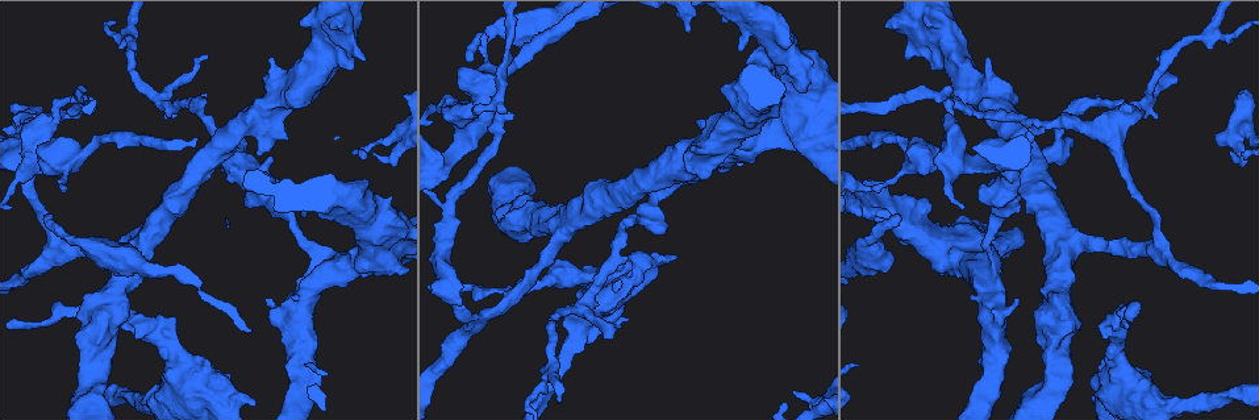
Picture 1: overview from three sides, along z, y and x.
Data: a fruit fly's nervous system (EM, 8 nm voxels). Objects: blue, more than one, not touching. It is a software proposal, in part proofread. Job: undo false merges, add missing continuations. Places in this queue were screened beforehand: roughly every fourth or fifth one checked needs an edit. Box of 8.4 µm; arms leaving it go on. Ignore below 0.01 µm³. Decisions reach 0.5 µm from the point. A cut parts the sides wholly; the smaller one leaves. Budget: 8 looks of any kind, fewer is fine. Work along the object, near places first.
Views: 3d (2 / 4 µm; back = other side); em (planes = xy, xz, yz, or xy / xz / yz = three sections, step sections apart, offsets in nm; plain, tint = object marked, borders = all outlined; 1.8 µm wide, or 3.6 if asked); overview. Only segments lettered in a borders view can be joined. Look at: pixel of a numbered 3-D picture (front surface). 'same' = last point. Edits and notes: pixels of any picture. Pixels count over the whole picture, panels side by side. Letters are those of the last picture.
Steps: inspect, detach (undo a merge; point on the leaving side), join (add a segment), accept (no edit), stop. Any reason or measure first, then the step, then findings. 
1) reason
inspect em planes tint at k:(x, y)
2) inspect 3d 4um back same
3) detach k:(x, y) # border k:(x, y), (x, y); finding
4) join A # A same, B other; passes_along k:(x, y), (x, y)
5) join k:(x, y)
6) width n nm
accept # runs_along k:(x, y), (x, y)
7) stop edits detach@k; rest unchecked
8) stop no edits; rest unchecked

sudden change in width
inspect em planes borders at 1:(1116, 328)

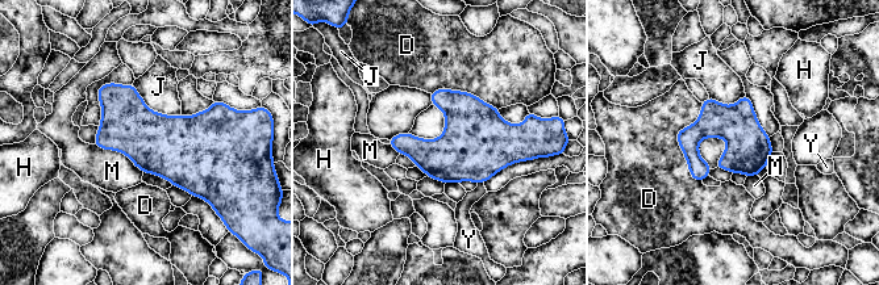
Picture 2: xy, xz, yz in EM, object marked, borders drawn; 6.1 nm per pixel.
accept # D other, H other, J other, M other, Y other; border 2:(95, 143), (121, 151), (142, 172); one neuron here

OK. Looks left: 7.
arms part here
inspect em planes tint at 1:(754, 141)

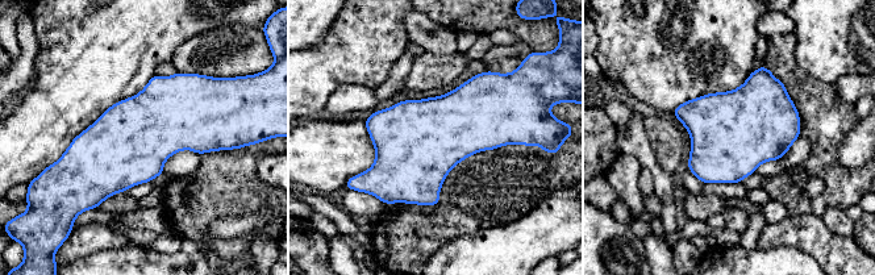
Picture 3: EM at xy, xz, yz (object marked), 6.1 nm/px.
see the neighbours
inspect em planes borders same

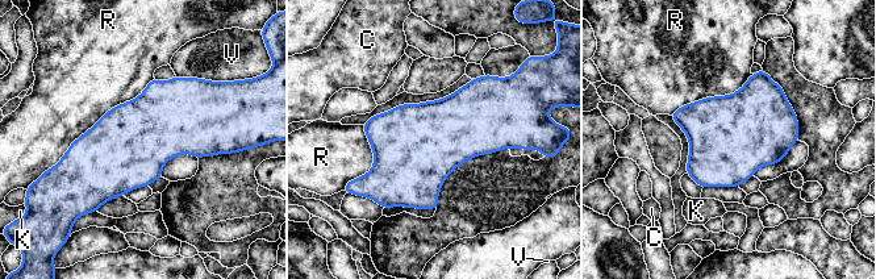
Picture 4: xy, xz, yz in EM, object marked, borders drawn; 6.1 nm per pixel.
longest_contact R 850 nm
accept # C other, K other, R other, V other; one neuron here

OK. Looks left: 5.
branch stops here
inspect em xz step 8 tint at 1:(792, 393)

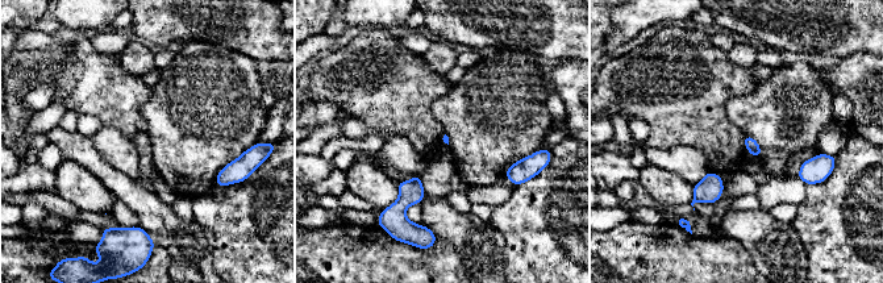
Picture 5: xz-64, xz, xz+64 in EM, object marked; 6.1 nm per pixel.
cut it another way
inspect em planes borders same

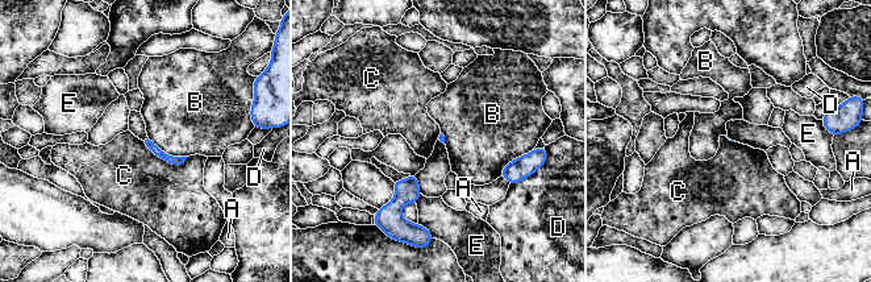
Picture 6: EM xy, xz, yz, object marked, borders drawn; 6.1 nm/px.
accept # A other, B other, C other, D other, E other; border 6:(144, 141), (173, 165), (187, 158); no lettered segment goes on from it

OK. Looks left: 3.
stop no edits; rest unchecked

